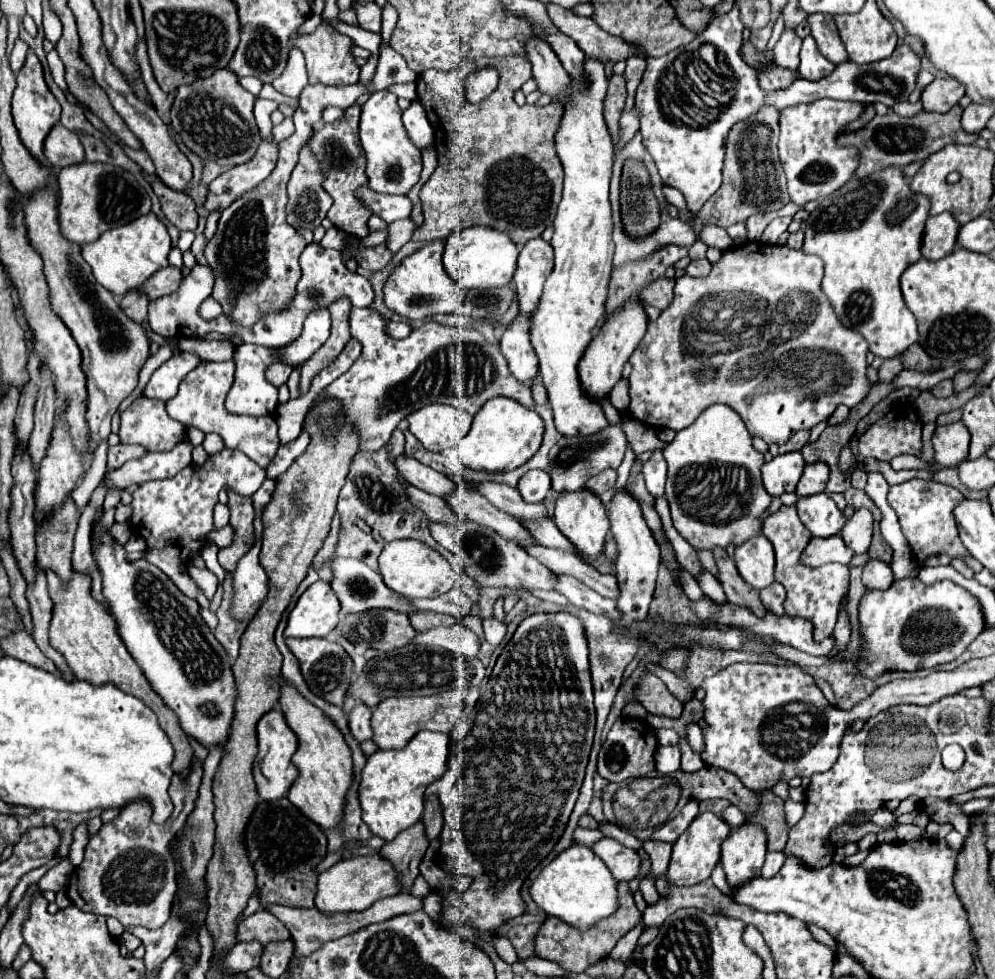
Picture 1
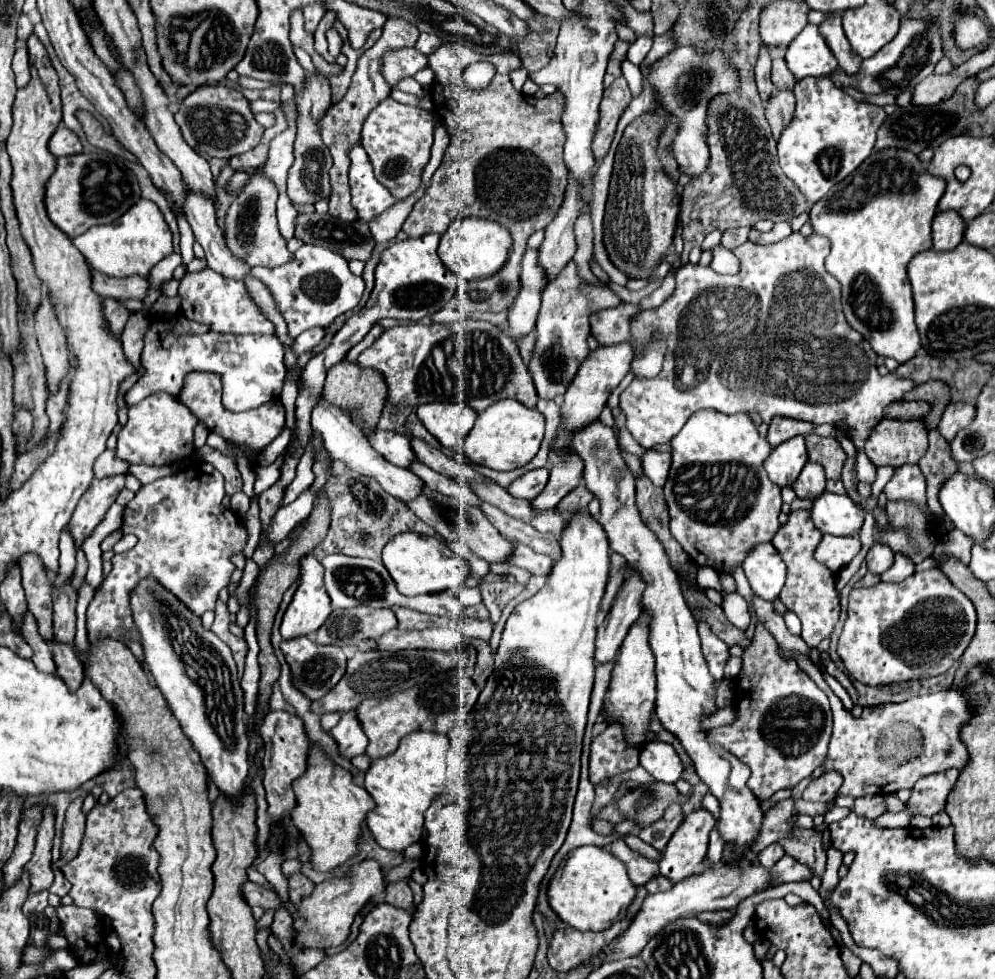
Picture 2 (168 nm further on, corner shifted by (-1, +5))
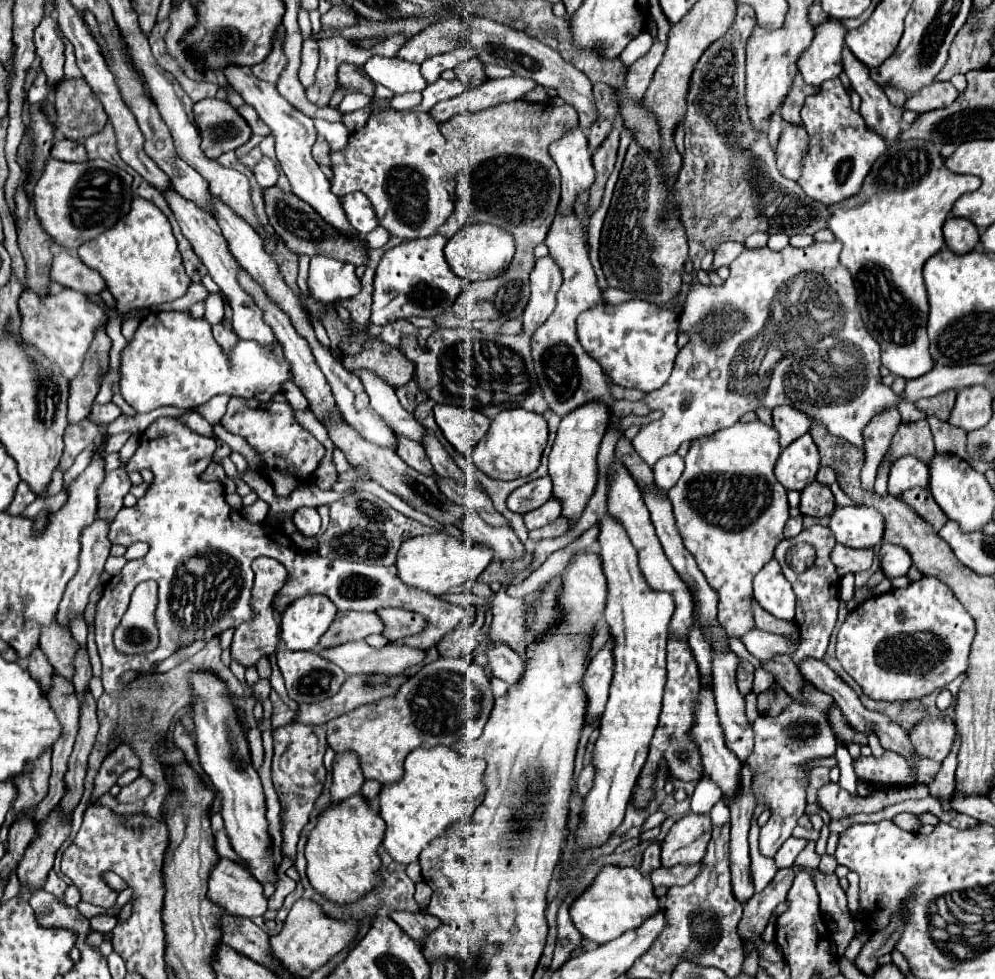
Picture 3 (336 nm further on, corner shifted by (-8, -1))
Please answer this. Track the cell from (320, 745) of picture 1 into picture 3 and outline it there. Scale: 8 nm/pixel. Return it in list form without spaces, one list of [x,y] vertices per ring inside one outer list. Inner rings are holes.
[[[353,795],[313,817],[305,845],[307,877],[313,889],[331,901],[351,903],[373,889],[379,881],[381,859],[377,847],[383,841],[385,821],[363,795]]]

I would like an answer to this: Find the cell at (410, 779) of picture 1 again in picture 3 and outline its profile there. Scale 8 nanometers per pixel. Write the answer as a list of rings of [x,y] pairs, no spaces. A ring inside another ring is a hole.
[[[437,745],[431,749],[419,747],[405,757],[405,775],[395,783],[383,785],[379,791],[379,815],[387,823],[383,847],[397,863],[409,865],[411,861],[417,861],[419,853],[429,845],[431,839],[439,837],[449,825],[469,819],[473,815],[473,811],[477,809],[477,805],[483,801],[483,795],[485,795],[485,787],[481,785],[485,763],[479,761],[477,767],[479,769],[475,769],[475,763],[471,761],[465,763],[461,755],[457,755],[451,747],[445,747],[445,745]]]

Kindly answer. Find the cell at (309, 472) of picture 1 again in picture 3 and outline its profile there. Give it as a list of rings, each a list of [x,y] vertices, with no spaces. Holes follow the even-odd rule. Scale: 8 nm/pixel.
[[[371,339],[359,355],[345,357],[343,367],[347,371],[373,371],[393,389],[403,387],[413,377],[413,367],[409,365],[409,361],[405,361],[405,357],[401,357],[401,353],[397,353],[395,347],[389,347],[377,339]]]

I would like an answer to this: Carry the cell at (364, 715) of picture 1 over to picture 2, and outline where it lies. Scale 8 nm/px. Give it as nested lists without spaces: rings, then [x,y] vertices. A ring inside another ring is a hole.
[[[348,711],[342,715],[340,723],[330,731],[334,741],[338,743],[340,755],[346,759],[354,759],[356,755],[362,755],[368,747],[368,739],[366,739],[362,727],[358,727],[358,725],[360,723],[358,723],[354,711]]]

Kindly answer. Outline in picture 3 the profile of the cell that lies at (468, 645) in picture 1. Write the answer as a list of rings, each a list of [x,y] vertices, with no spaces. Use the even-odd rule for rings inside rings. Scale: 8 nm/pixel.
[[[365,641],[337,645],[337,649],[317,649],[325,659],[337,663],[347,675],[357,673],[403,673],[425,661],[427,651],[387,643],[385,647],[369,647]]]

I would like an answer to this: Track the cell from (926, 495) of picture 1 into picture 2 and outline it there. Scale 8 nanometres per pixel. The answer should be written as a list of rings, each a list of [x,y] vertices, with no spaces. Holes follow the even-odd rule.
[[[902,465],[894,471],[892,479],[886,483],[884,493],[888,499],[904,499],[904,501],[914,501],[920,505],[928,517],[934,519],[934,515],[926,507],[926,479],[920,471],[918,465]]]

